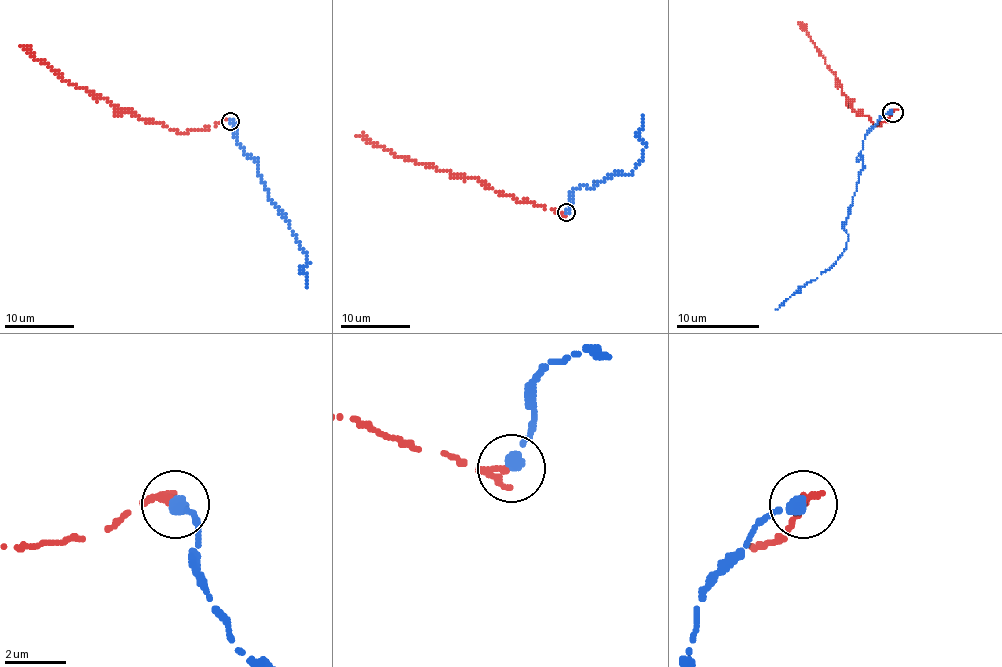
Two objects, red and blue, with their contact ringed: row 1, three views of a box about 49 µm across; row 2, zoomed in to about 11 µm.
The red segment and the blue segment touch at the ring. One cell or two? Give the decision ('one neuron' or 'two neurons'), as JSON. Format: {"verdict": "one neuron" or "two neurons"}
{"verdict": "two neurons"}

